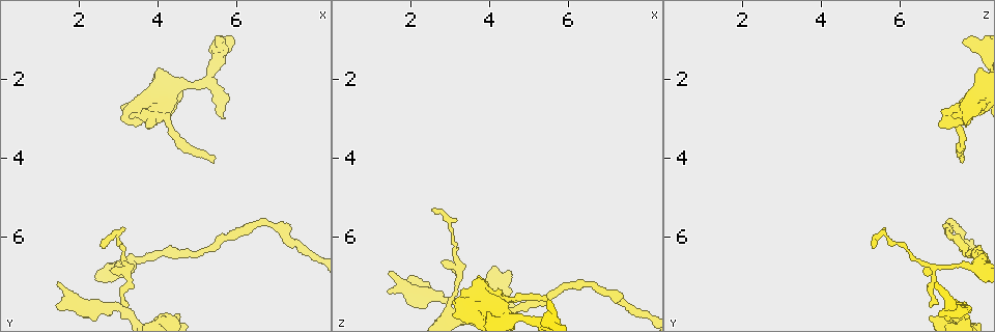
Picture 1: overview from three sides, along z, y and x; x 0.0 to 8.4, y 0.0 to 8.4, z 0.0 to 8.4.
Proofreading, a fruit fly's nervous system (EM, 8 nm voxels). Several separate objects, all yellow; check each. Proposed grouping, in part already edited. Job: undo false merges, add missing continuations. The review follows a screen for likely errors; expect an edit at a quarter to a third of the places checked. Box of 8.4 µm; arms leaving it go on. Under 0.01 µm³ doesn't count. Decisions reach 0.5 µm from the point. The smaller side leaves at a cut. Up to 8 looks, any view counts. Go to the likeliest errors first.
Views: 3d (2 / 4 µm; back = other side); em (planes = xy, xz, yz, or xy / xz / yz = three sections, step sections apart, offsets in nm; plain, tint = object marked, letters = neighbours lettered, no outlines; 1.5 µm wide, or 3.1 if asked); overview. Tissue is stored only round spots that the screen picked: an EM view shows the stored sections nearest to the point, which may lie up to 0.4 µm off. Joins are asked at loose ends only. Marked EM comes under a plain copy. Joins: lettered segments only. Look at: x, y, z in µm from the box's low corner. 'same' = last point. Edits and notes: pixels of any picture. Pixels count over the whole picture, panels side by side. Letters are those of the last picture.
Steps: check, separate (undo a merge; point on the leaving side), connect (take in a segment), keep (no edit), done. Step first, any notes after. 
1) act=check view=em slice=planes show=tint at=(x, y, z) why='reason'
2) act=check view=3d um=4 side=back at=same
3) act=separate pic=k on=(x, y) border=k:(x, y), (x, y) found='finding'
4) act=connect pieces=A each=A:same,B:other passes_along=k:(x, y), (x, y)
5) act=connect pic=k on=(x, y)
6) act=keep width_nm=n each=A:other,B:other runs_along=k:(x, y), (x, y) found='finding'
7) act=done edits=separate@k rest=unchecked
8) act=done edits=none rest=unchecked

act=check view=em slice=yz step=4 show=tint at=(5.45, 1.05, 7.80) why='an open end'

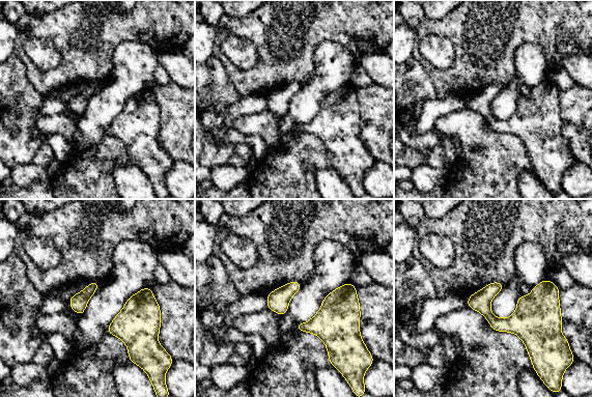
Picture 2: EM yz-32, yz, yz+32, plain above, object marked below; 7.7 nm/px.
act=check view=em slice=planes show=letters at=same

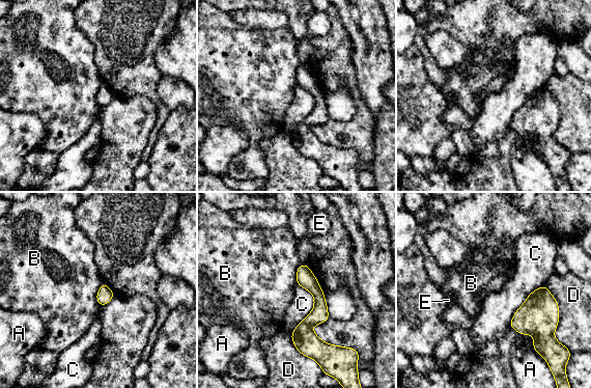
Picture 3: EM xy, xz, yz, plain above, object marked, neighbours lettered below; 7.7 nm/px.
act=keep each=A:other,B:other,C:other,D:other,E:other border=3:(297, 283), (313, 308), (290, 333) found='none of them fits'

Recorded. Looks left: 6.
act=check view=3d um=4 at=(3.30, 6.70, 6.80) why='sharp bend'

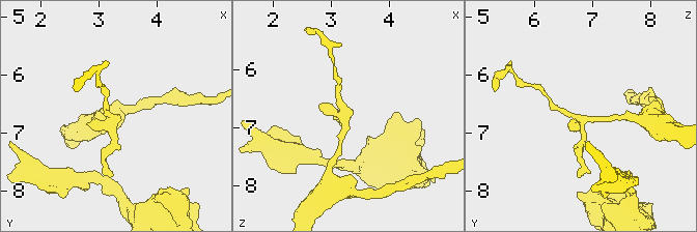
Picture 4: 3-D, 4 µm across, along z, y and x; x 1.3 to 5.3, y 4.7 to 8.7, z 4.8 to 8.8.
act=check view=em slice=xy step=8 show=tint at=(3.25, 6.75, 6.85)

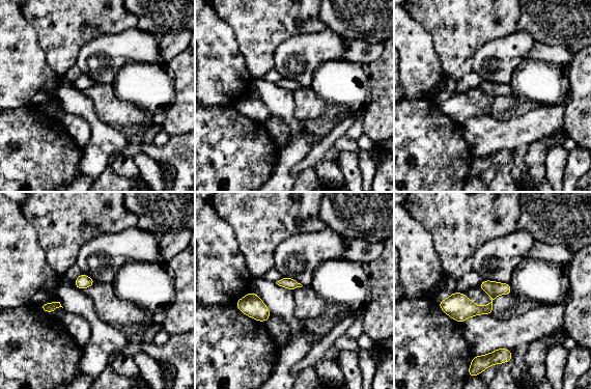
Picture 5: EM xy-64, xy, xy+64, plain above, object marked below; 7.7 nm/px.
act=check view=em slice=planes show=letters at=same

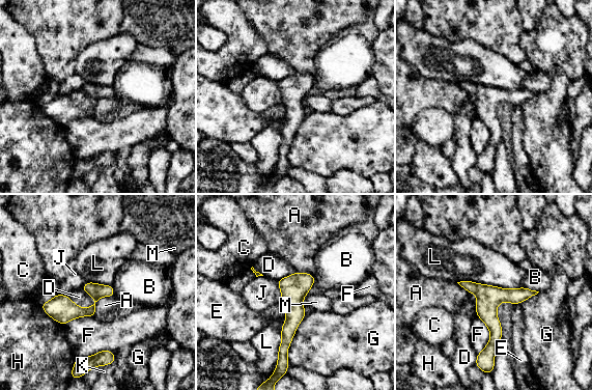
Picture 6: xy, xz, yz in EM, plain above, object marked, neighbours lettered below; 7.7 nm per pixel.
act=keep width_nm=110 each=A:other,B:other,C:other,D:other,E:other,F:other,G:other,H:other,J:other,K:other,L:other,M:other runs_along=6:(308, 276), (293, 290), (284, 355) found='continuous, no second cell'

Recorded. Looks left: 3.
act=check view=3d um=2 at=(2.60, 6.30, 5.25) why='branch stops here'

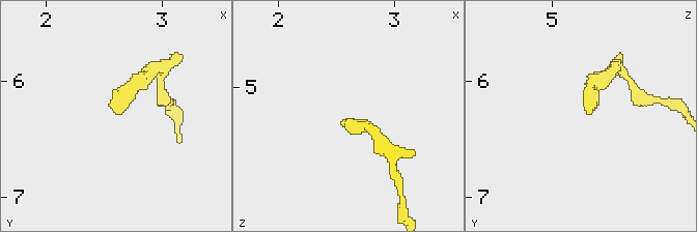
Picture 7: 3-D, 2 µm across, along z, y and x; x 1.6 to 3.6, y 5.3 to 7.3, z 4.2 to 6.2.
act=check view=em slice=planes show=letters at=(2.62, 6.28, 5.28)

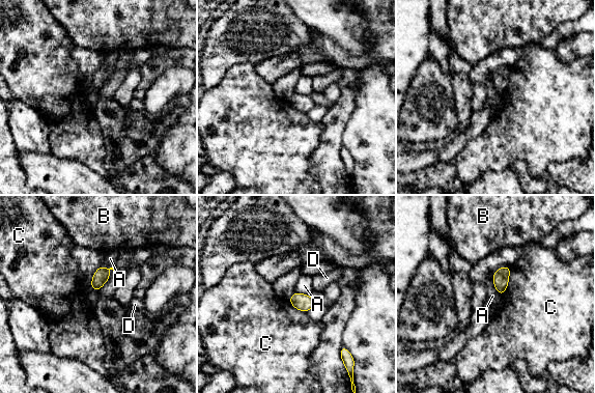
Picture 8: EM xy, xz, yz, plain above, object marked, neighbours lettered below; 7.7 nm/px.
act=keep each=A:other,B:other,C:other,D:other border=8:(103, 263), (111, 275) found='none of them fits'

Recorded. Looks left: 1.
act=done edits=none rest=unchecked

